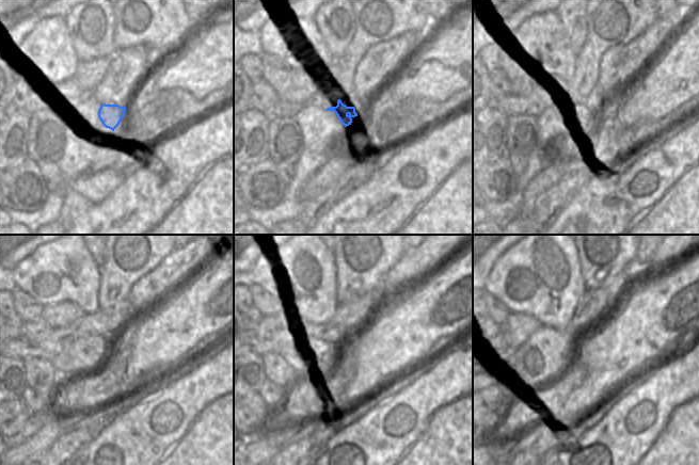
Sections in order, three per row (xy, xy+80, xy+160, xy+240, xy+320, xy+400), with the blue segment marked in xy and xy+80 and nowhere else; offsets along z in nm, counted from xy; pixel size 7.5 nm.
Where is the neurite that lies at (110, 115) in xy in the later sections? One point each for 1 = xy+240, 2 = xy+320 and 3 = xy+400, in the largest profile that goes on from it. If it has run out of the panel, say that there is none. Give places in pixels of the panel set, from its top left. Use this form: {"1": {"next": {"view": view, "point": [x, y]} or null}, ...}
{"1": {"next": {"view": "xy+240", "point": [80, 354]}}, "2": {"next": {"view": "xy+320", "point": [304, 358]}}, "3": {"next": {"view": "xy+400", "point": [537, 358]}}}

